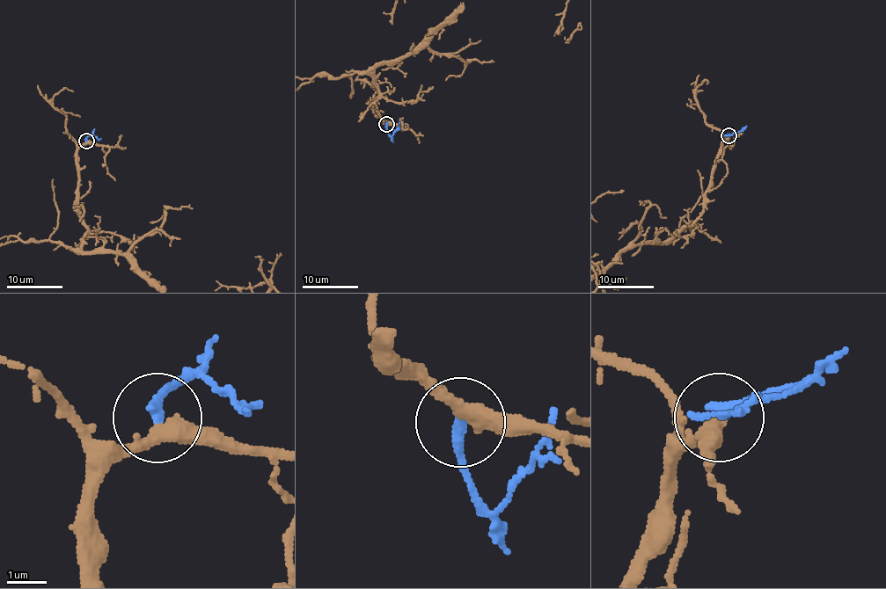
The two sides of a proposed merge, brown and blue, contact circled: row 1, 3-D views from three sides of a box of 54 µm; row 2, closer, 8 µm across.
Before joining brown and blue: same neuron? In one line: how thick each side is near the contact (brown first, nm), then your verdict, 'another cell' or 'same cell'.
calibres 360 and 320 nm; same cell

